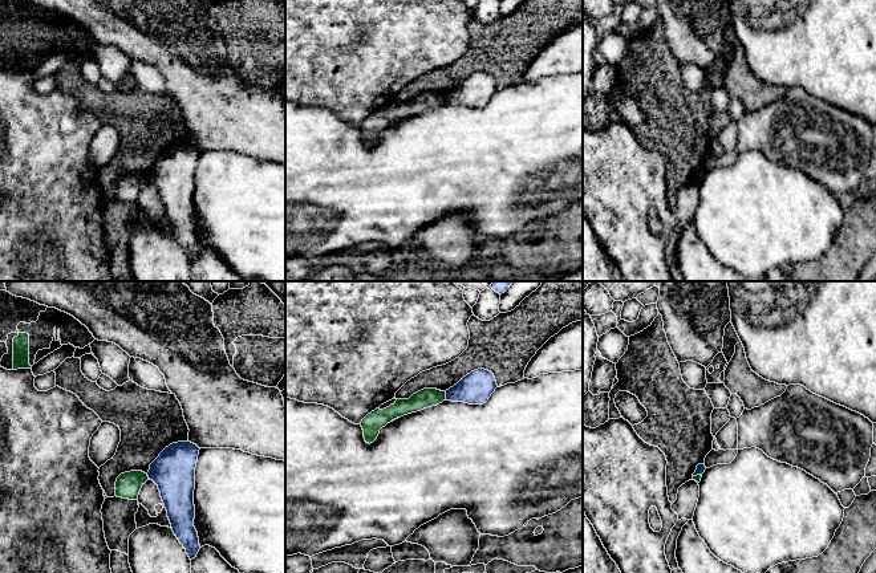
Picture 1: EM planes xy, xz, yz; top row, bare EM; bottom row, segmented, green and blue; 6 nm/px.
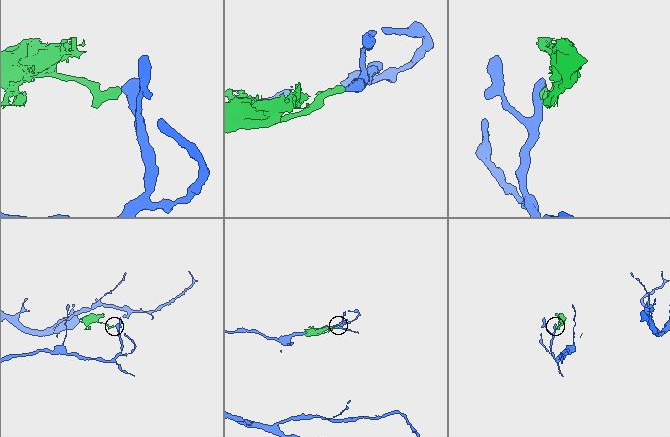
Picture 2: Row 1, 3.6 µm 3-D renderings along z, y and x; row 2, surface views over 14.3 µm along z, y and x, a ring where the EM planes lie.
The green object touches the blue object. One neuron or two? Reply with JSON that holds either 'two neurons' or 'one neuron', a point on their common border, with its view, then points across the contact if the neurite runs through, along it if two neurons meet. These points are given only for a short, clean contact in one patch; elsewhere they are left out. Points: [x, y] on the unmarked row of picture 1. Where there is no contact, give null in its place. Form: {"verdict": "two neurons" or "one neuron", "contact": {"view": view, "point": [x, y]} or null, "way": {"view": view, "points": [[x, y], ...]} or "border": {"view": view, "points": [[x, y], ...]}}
{"verdict": "two neurons", "contact": {"view": "xz", "point": [445, 98]}, "border": {"view": "xz", "points": [[445, 94], [446, 102]]}}

